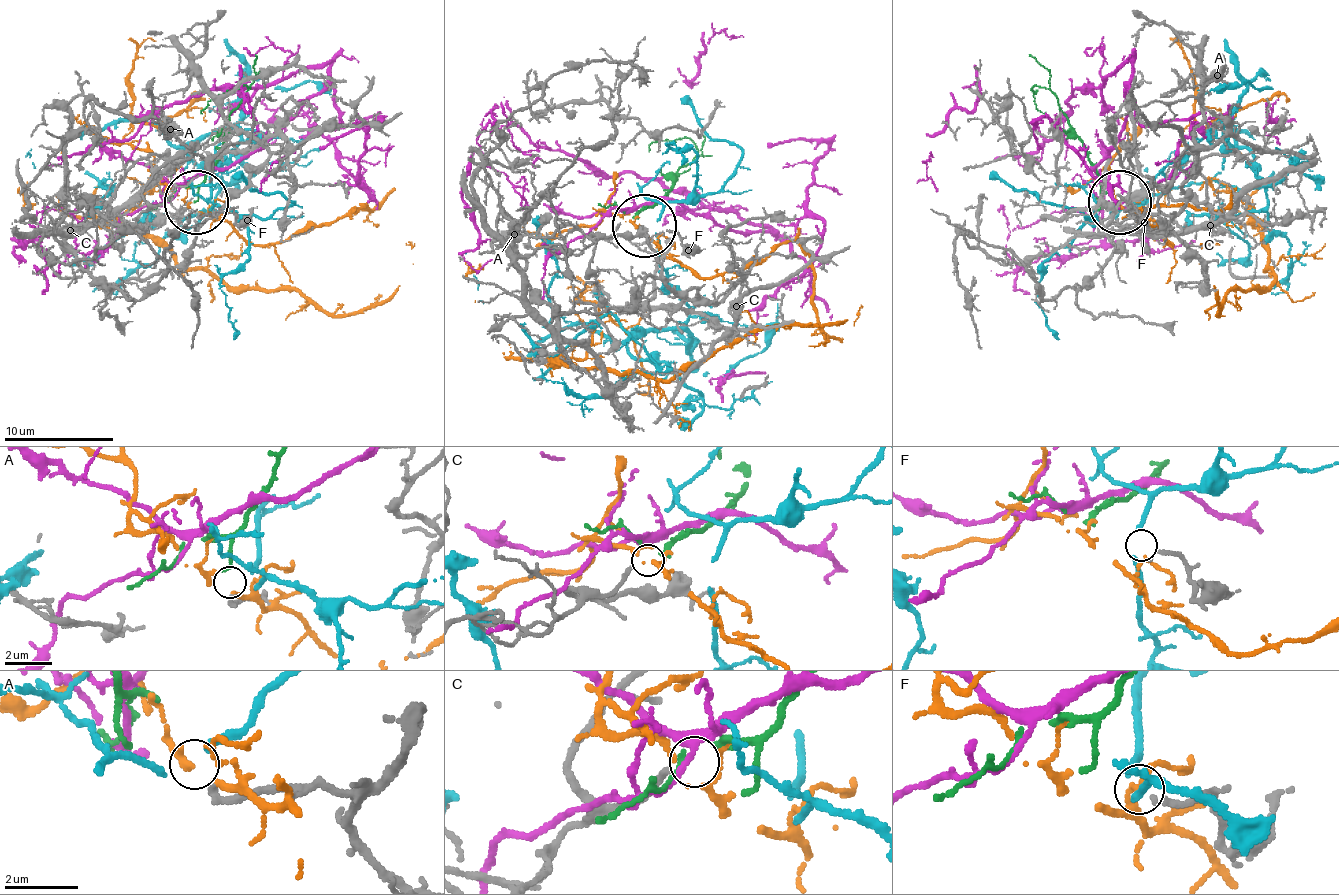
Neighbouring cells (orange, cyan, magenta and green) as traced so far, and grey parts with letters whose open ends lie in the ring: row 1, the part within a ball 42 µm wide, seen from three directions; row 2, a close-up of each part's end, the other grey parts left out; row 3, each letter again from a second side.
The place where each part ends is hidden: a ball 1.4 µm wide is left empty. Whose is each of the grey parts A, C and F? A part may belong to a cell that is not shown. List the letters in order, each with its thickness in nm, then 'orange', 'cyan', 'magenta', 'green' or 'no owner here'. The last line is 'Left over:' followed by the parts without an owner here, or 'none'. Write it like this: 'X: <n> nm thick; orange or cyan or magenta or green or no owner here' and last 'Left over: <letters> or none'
A: 220 nm thick; no owner here
C: 160 nm thick; green
F: 150 nm thick; cyan
Left over: A

